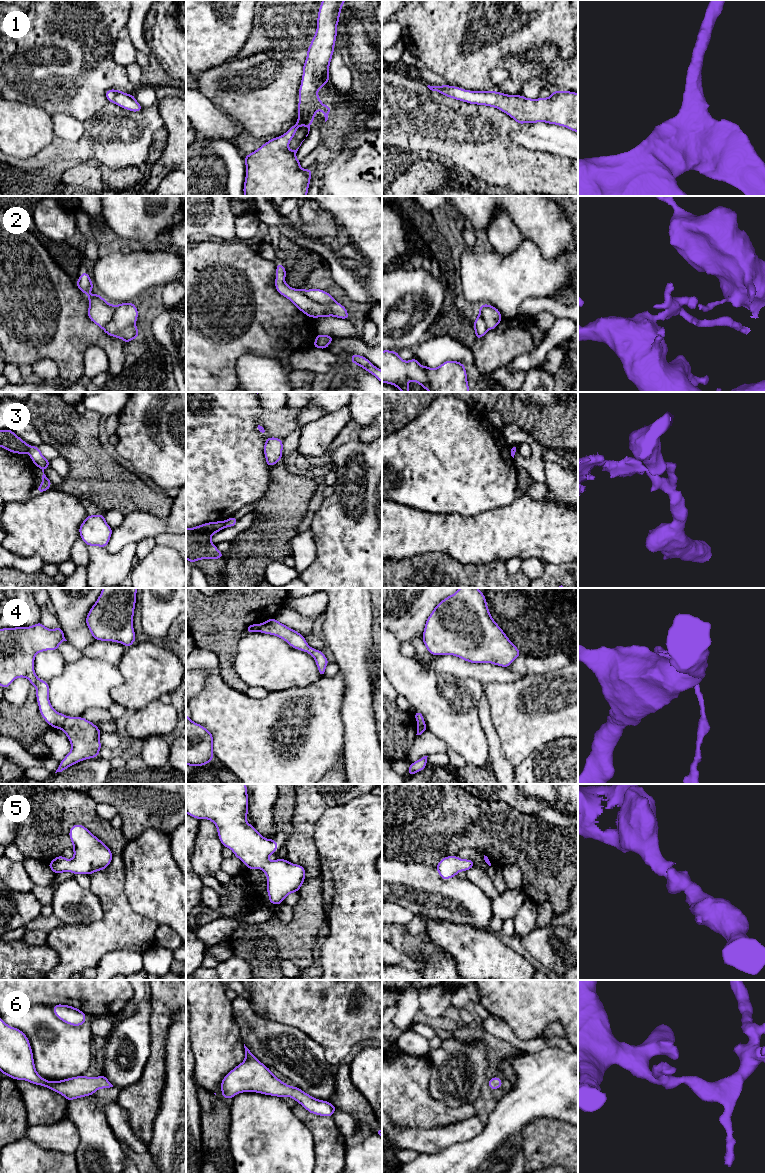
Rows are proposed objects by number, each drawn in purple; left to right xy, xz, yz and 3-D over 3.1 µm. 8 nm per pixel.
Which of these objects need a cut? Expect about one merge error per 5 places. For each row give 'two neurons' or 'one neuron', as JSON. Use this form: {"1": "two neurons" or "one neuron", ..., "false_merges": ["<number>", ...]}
{"1": "one neuron", "2": "two neurons", "3": "two neurons", "4": "two neurons", "5": "one neuron", "6": "one neuron", "false_merges": ["2", "3", "4"]}

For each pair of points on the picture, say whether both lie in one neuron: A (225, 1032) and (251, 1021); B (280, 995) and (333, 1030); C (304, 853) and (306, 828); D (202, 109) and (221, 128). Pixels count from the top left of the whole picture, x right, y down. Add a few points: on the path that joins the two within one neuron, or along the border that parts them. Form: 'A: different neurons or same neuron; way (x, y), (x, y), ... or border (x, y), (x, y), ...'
A: different neurons; border (231, 1004), (233, 1017), (244, 1043)
B: same neuron; way (293, 995), (298, 995), (320, 1017)
C: same neuron; way (304, 847), (304, 834)
D: same neuron; way (207, 114), (216, 123)

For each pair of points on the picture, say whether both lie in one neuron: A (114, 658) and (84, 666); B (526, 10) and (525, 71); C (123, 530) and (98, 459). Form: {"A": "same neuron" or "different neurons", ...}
{"A": "different neurons", "B": "same neuron", "C": "different neurons"}

